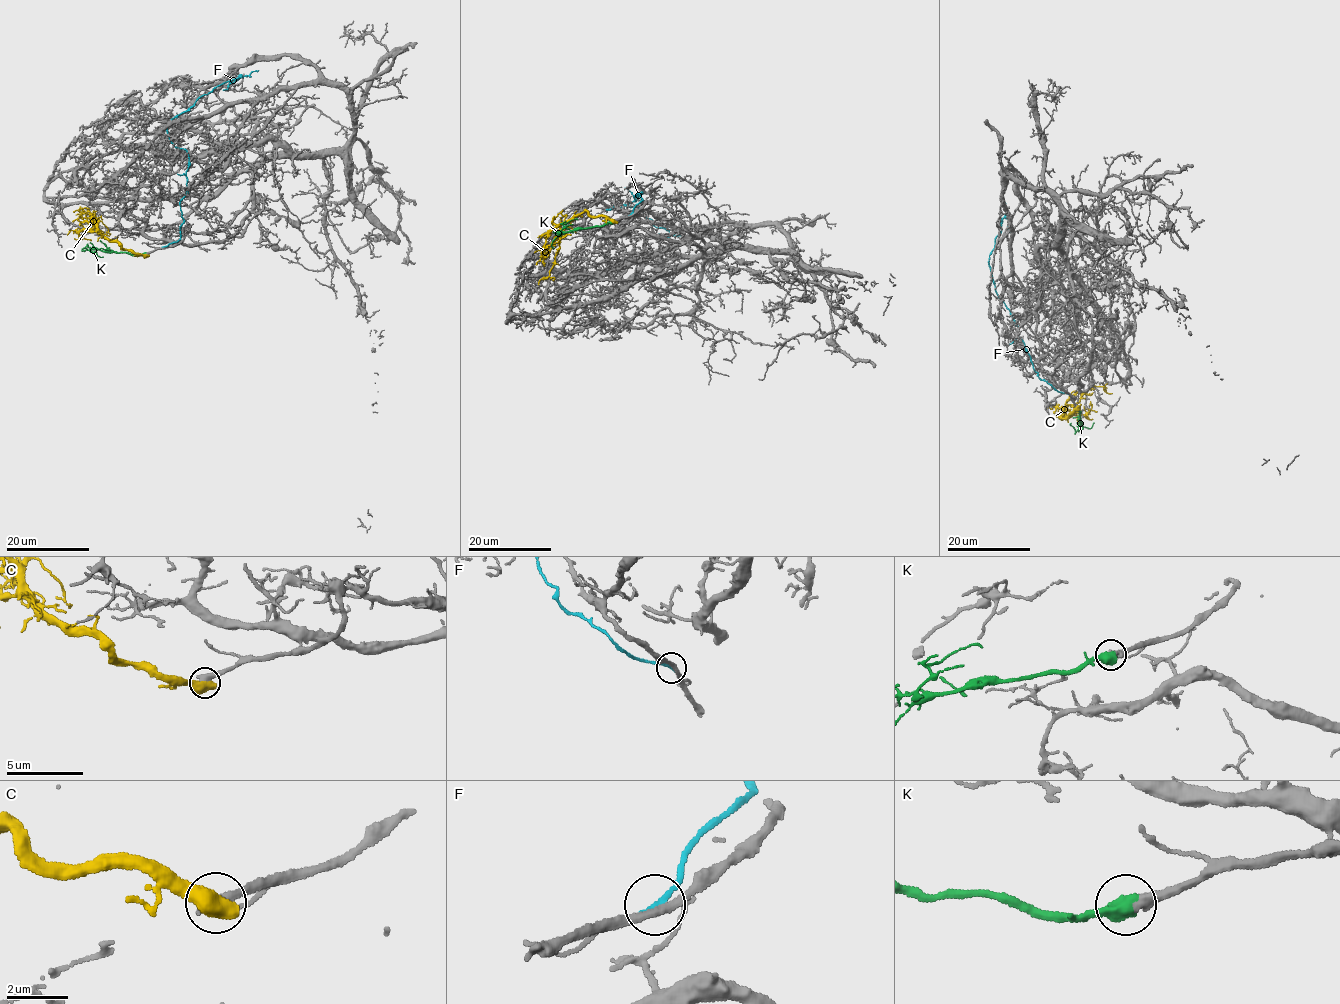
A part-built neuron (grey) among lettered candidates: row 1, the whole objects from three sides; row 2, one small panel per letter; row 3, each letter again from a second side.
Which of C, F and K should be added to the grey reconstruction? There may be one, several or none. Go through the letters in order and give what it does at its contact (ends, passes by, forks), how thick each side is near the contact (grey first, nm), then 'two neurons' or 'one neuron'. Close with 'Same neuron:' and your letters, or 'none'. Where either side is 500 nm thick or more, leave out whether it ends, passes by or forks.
C: 400 nm thick on the grey side, 750 nm on the other; two neurons
F: it ends there; 280 nm thick on the grey side, 170 nm on the other; two neurons
K: 360 nm thick on the grey side, 600 nm on the other; one neuron
Same neuron: K

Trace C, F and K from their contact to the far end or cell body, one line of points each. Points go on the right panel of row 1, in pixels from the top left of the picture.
C: (1077, 407), (1070, 416), (1062, 417), (1066, 406), (1074, 405), (1081, 394), (1092, 387), (1102, 386), (1112, 393)
F: (1068, 394), (1040, 380), (1017, 335), (1013, 315), (997, 294), (989, 255), (1004, 218), (1009, 220), (1011, 237)
K: (1076, 407), (1082, 427), (1076, 430), (1071, 422)

